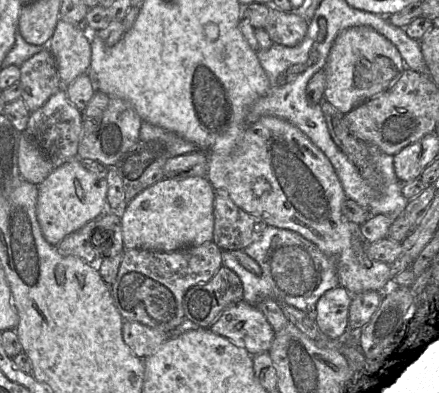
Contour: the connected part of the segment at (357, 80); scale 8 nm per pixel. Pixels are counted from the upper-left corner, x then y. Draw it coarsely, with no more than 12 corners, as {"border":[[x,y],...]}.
{"border":[[366,26],[341,31],[323,70],[343,114],[391,88],[398,49]]}

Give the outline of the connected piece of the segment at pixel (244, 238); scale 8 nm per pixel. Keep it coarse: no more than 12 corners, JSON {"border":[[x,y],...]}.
{"border":[[215,191],[213,242],[244,250],[268,226]]}

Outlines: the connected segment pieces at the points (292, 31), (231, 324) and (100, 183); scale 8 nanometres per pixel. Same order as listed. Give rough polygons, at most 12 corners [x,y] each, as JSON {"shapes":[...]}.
{"shapes":[[[271,6],[264,29],[275,44],[302,42],[309,21]],[[244,300],[226,308],[210,330],[251,357],[275,337],[263,313]],[[79,159],[38,185],[37,220],[46,241],[98,218],[106,179]]]}

